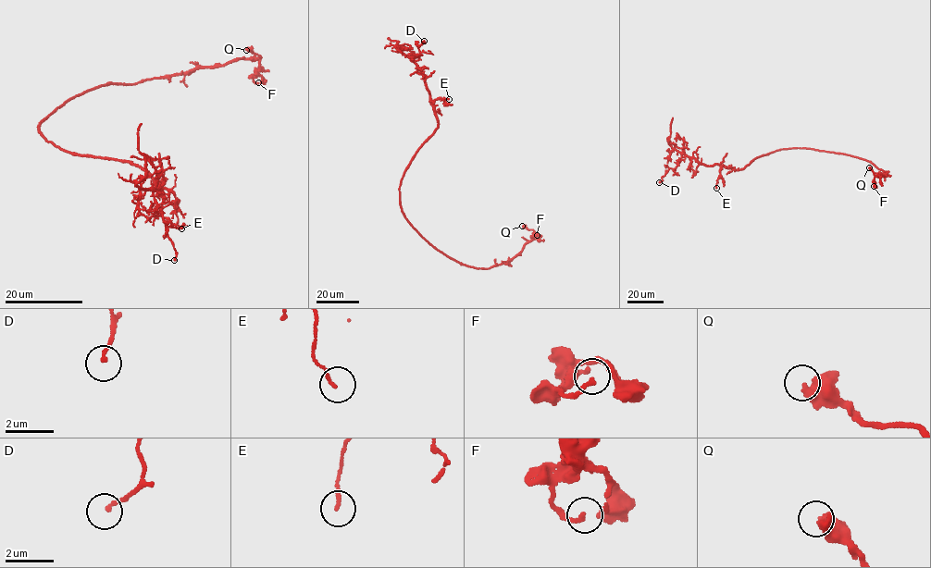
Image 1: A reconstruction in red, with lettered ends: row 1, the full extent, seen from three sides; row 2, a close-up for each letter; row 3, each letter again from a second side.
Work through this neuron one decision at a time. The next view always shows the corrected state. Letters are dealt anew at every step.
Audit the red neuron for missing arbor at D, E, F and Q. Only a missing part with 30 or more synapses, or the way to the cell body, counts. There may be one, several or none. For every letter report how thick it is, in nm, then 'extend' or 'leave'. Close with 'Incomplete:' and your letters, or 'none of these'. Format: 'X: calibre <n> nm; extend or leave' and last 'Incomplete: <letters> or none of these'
D: calibre 140 nm; leave
E: calibre 130 nm; leave
F: calibre 200 nm; leave
Q: calibre 460 nm; leave
Incomplete: none of these

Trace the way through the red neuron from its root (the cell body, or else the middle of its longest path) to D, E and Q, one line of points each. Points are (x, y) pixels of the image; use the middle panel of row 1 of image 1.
D: (400, 193), (406, 166), (438, 128), (424, 74), (412, 58), (420, 54), (418, 48), (424, 41)
E: (400, 193), (400, 181), (406, 166), (438, 128), (432, 102), (440, 98), (449, 99)
Q: (400, 193), (402, 211), (418, 234), (445, 254), (471, 266), (490, 267), (518, 255), (534, 234), (522, 226)

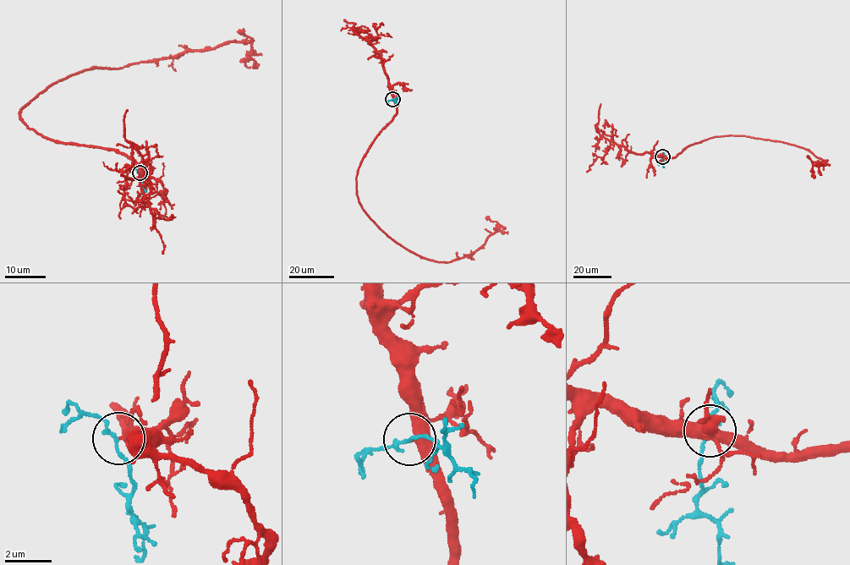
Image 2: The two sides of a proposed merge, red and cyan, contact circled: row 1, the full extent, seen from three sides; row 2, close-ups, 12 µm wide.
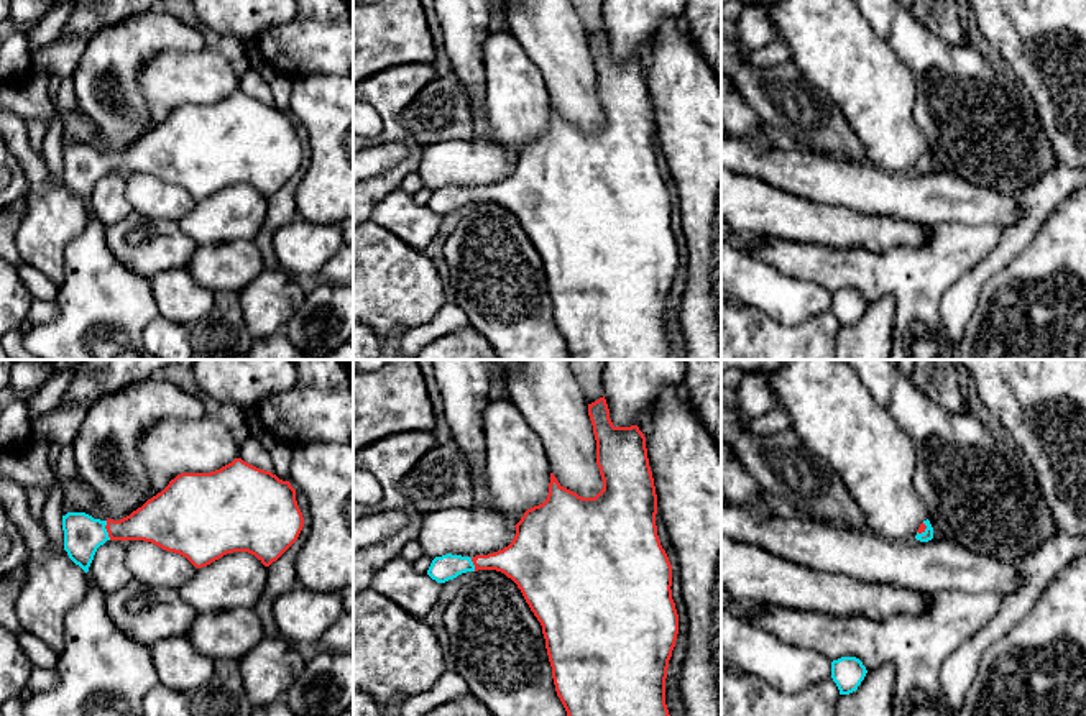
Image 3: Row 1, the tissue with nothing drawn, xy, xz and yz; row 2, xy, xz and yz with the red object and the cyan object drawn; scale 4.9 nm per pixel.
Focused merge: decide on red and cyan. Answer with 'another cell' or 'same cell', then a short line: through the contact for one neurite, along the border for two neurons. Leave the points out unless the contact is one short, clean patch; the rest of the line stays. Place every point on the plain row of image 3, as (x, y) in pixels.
same cell; line xy (156, 153), (107, 163), (82, 166)

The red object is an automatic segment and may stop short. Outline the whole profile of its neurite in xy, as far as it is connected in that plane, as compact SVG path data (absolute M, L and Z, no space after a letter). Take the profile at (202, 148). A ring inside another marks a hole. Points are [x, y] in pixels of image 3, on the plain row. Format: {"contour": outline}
{"contour": "M242 90L210 105L181 105L130 148L113 153L85 145L62 148L64 182L85 205L107 172L145 172L186 189L196 200L233 184L248 184L265 199L276 194L299 169L304 149L289 113Z"}

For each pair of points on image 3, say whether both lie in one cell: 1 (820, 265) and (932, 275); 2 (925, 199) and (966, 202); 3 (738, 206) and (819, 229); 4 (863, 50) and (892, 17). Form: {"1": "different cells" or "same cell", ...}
{"1": "same cell", "2": "same cell", "3": "same cell", "4": "different cells"}

